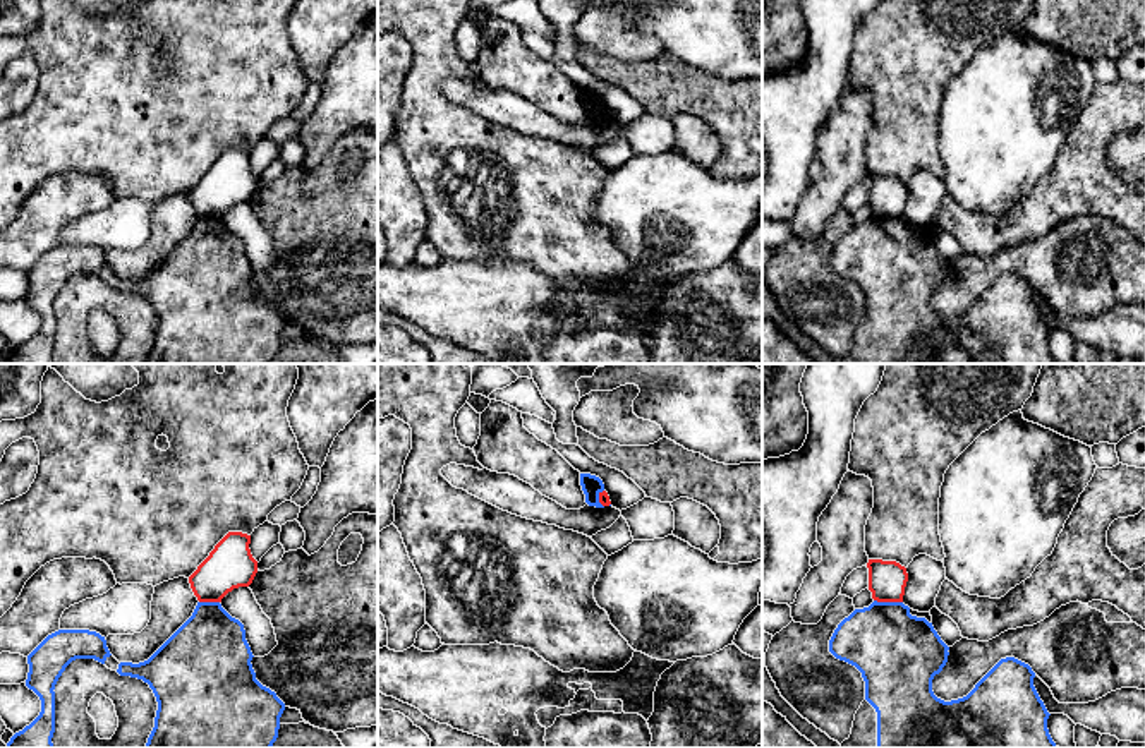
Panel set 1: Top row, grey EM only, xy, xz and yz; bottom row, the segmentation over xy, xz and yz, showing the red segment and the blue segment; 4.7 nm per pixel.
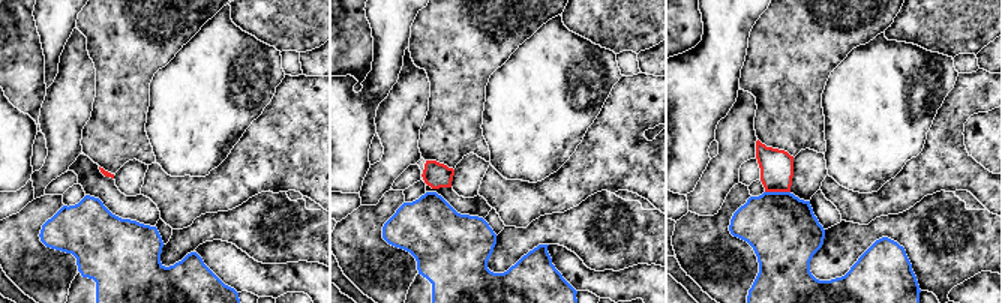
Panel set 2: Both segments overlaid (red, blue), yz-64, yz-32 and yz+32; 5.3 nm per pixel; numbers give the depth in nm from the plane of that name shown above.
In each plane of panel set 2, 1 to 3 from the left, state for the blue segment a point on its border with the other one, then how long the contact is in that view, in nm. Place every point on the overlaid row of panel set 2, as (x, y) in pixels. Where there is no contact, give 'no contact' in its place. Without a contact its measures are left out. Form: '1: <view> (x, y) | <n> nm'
1: no contact
2: no contact
3: yz+32 (777, 191) | 140 nm

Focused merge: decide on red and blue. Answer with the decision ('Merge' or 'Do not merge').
Do not merge

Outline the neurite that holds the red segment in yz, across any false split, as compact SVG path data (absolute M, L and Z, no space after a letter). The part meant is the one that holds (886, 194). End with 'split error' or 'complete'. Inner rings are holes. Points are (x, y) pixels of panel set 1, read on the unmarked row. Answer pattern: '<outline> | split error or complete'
M869 175L869 206L877 218L903 218L906 184L896 177Z | complete

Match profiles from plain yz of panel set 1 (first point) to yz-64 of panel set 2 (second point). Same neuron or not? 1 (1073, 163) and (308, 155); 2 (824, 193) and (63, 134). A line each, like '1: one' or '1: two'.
1: one
2: one

